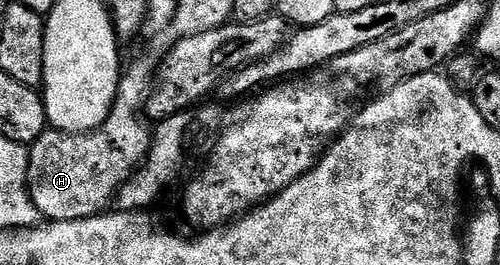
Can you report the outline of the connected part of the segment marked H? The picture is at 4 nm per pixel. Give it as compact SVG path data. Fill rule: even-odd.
M147 54L139 58L131 67L126 67L120 77L119 90L115 94L115 105L109 116L98 130L90 134L64 134L61 130L48 128L37 141L30 143L29 157L31 163L27 169L27 189L31 192L31 199L40 215L52 222L72 222L82 218L94 218L96 214L106 211L107 206L116 201L121 187L127 183L133 171L142 166L144 159L151 150L153 141L152 127L142 122L145 118L145 103L153 90L153 83L157 78L157 58Z

